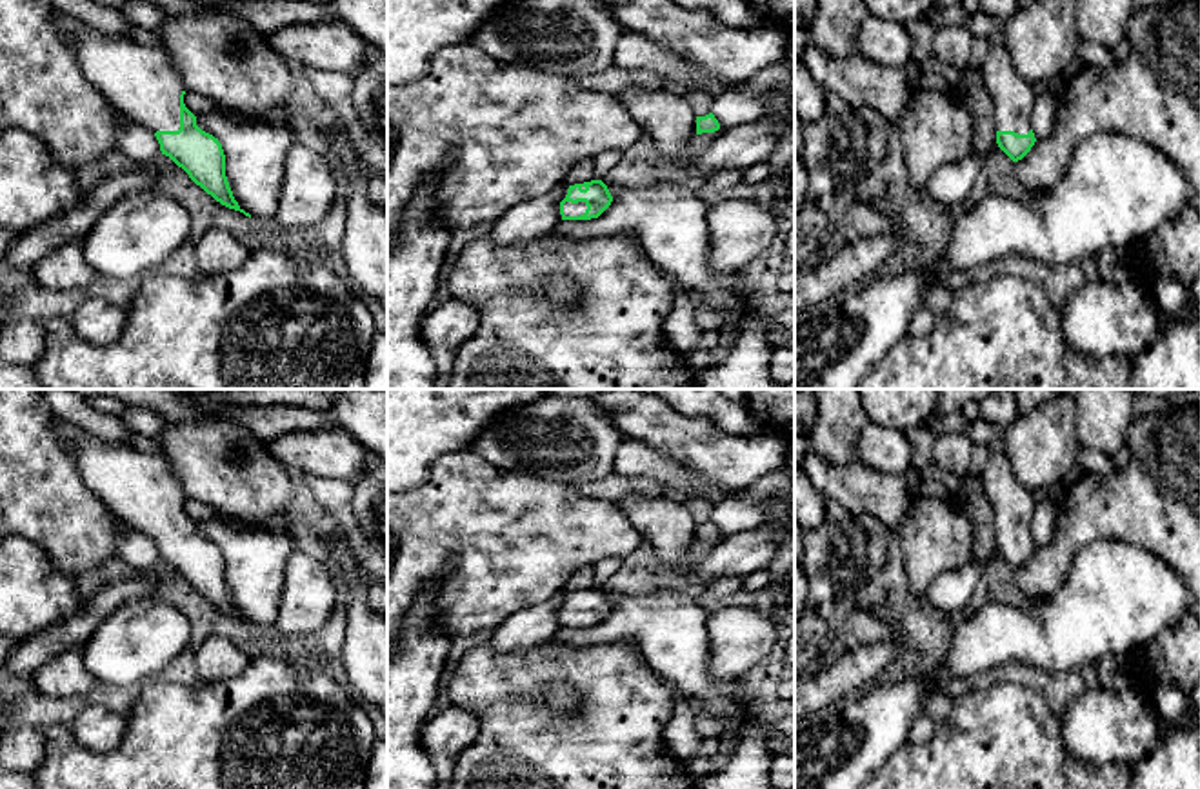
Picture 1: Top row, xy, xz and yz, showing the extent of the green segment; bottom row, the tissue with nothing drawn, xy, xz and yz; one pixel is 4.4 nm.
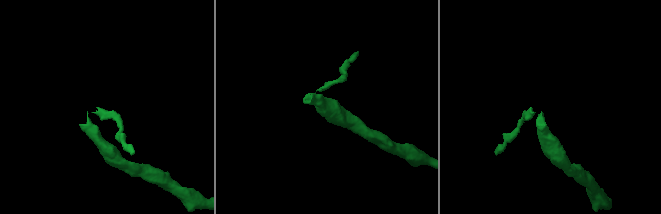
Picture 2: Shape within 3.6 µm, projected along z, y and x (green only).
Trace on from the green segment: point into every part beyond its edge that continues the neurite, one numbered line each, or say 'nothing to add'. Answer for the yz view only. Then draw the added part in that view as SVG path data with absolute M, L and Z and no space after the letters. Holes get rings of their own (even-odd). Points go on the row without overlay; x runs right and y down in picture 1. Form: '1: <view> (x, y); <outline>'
1: yz (1013, 506); M1005 451L989 456L982 482L995 513L995 536L1027 542L1036 500L1035 493L1016 480Z

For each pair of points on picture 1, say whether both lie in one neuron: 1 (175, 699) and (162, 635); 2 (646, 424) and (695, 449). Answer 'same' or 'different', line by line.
1: different
2: same

